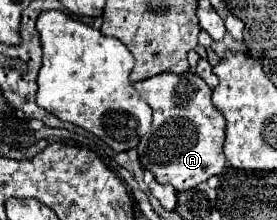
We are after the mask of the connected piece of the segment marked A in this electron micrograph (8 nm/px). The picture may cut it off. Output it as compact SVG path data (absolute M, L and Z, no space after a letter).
M163 72L149 80L135 82L133 88L153 110L151 130L139 140L137 152L141 166L153 172L157 182L171 184L177 192L185 192L221 174L227 162L223 154L225 118L211 104L211 88L195 72Z

